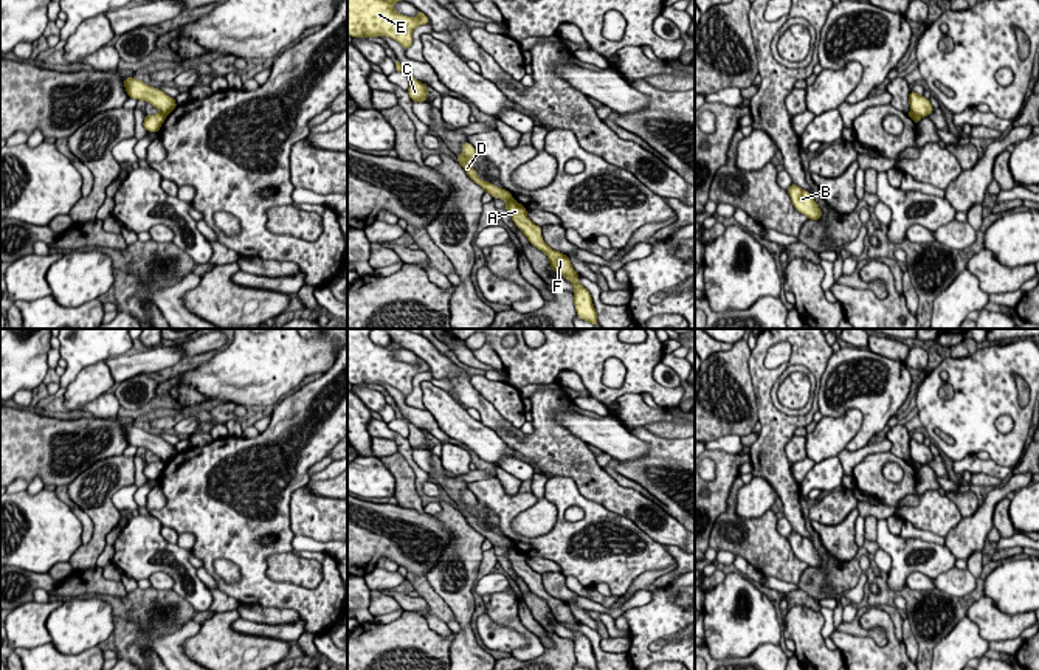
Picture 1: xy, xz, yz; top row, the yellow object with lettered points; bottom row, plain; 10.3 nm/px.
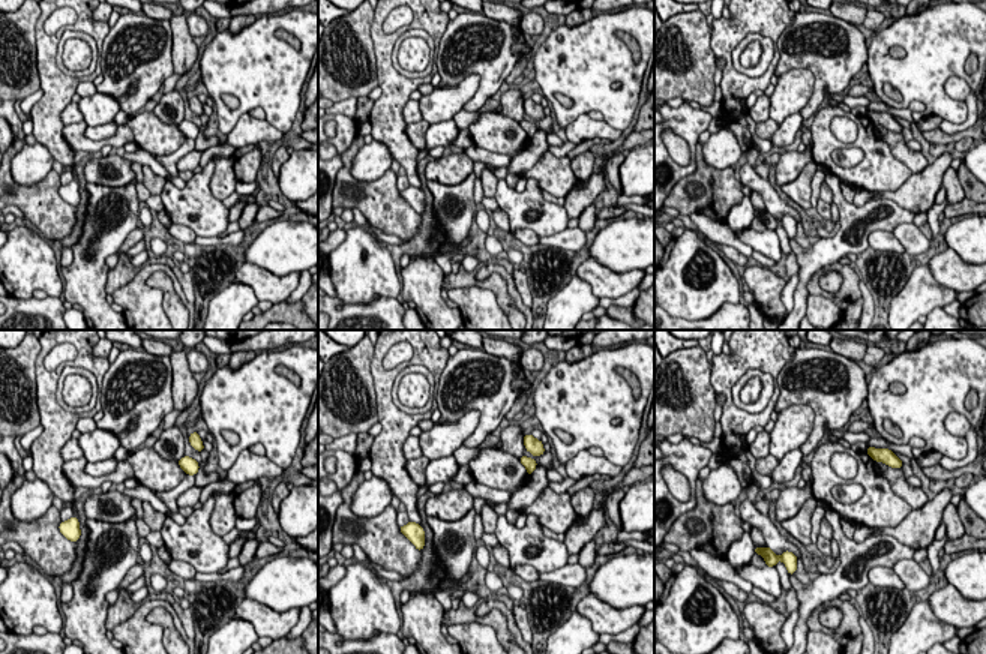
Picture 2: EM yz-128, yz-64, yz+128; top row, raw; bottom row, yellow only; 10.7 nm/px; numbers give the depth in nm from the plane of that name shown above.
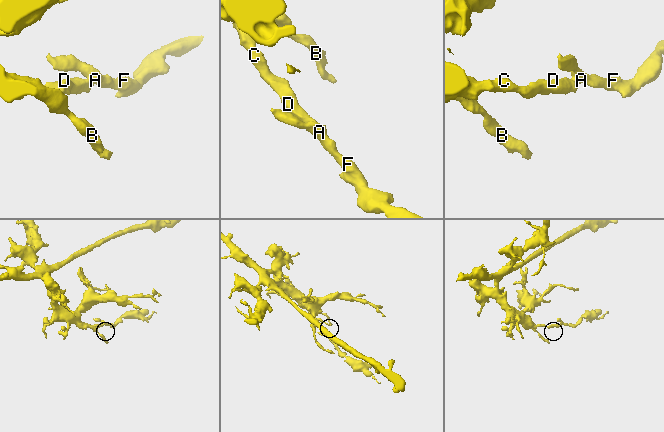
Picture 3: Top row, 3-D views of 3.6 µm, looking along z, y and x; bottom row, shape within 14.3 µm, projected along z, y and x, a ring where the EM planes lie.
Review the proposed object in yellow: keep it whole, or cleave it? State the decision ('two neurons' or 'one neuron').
two neurons

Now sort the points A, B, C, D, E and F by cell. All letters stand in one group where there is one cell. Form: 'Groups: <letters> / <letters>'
Groups: A F / B C D E

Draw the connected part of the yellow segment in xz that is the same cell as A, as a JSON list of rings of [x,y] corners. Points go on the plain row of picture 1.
[[[512,546],[506,552],[506,557],[510,561],[512,568],[515,569],[516,575],[520,575],[523,582],[527,585],[529,591],[532,591],[547,603],[551,616],[555,620],[564,623],[574,633],[574,653],[577,664],[580,667],[586,667],[588,670],[599,670],[591,641],[583,633],[578,631],[580,623],[572,616],[569,605],[560,599],[552,597],[543,588],[541,574],[535,572],[527,565],[526,561],[527,557],[521,551]]]

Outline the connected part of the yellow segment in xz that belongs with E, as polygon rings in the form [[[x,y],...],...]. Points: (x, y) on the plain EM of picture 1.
[[[347,329],[347,382],[350,385],[386,383],[406,399],[412,391],[412,378],[430,371],[430,366],[422,358],[416,364],[397,360],[394,351],[403,346],[395,340],[378,346],[371,340],[372,330]]]

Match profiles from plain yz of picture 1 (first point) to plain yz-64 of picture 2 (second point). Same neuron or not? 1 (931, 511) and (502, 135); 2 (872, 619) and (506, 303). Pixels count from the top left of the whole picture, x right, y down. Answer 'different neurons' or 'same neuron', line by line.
1: same neuron
2: different neurons

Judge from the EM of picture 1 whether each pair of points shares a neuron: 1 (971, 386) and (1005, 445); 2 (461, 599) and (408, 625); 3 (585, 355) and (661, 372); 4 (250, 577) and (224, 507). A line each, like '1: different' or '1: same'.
1: same
2: different
3: different
4: same

